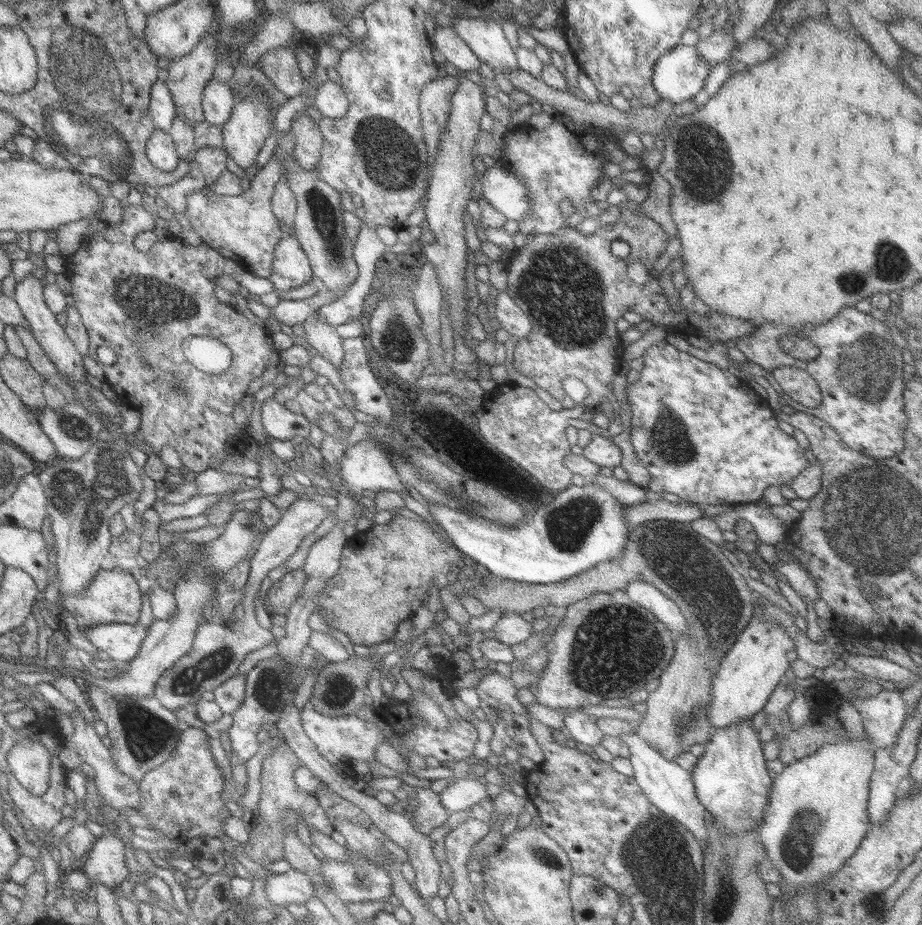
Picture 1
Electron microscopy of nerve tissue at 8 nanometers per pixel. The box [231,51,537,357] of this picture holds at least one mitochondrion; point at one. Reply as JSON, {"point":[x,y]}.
{"point":[389,156]}

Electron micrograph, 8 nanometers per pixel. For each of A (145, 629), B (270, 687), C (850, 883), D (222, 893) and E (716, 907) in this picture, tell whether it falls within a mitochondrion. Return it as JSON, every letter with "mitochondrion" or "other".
{"A":"other","B":"mitochondrion","C":"other","D":"other","E":"mitochondrion"}

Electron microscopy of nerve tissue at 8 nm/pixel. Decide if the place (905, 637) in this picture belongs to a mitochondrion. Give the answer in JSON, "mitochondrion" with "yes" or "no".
{"mitochondrion":"no"}

